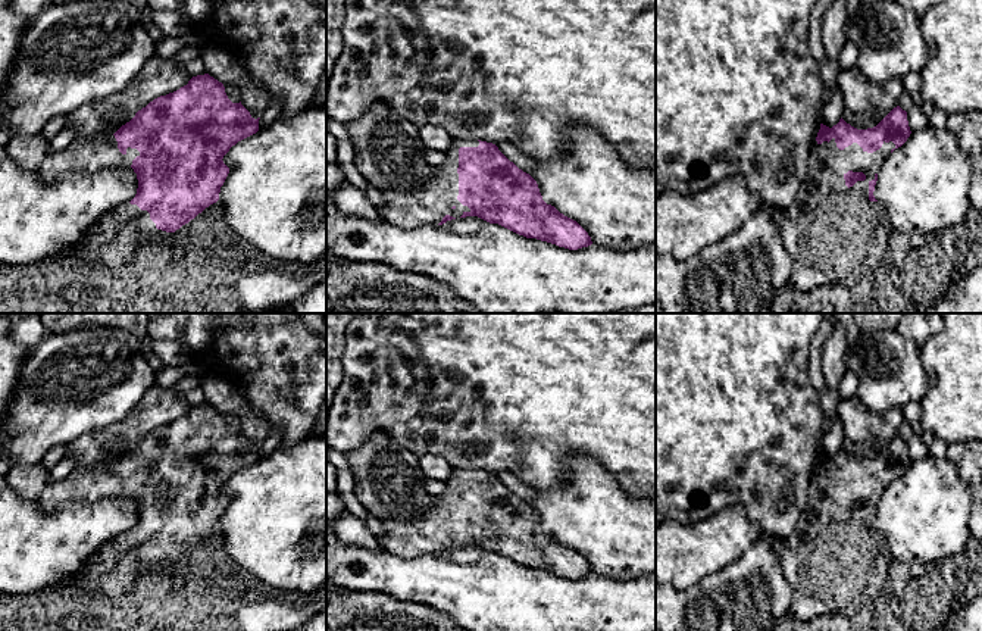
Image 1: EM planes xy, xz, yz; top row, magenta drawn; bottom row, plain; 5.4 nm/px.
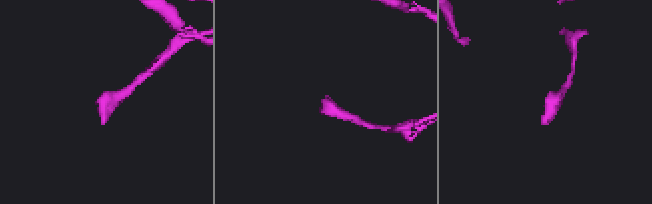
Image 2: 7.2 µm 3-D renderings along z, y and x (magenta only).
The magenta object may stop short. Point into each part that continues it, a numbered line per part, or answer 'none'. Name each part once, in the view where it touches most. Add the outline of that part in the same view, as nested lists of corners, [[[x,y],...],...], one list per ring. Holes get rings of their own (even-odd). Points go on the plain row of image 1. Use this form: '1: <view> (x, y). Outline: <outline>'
1: xz (428, 534). Outline: [[[453,468],[451,475],[444,481],[445,490],[432,496],[429,510],[409,522],[384,521],[385,534],[379,537],[381,546],[403,557],[419,555],[437,555],[445,544],[460,547],[470,541],[459,530],[459,478],[478,477],[478,469]]]

